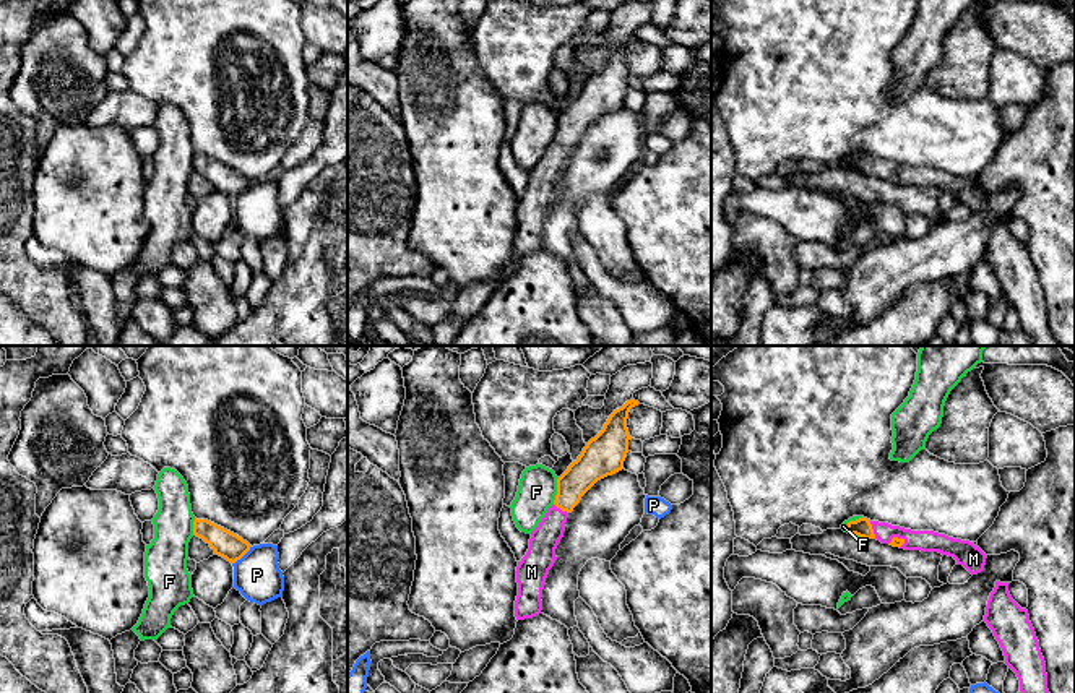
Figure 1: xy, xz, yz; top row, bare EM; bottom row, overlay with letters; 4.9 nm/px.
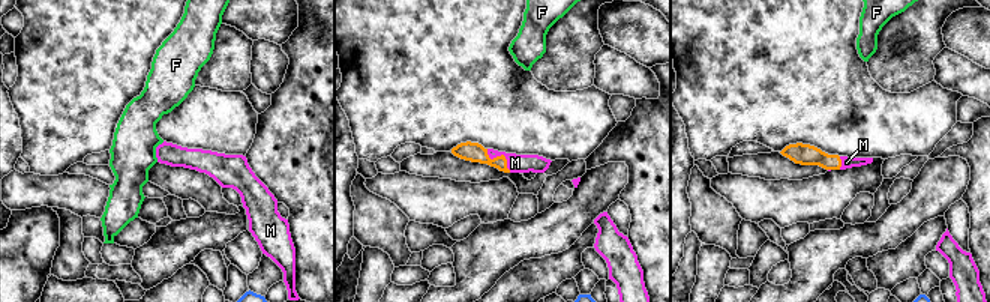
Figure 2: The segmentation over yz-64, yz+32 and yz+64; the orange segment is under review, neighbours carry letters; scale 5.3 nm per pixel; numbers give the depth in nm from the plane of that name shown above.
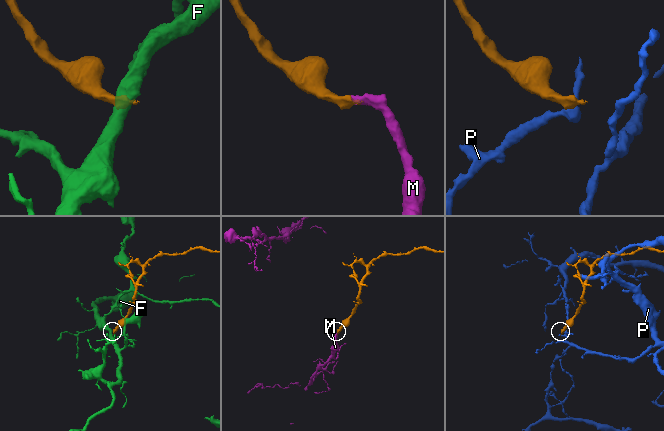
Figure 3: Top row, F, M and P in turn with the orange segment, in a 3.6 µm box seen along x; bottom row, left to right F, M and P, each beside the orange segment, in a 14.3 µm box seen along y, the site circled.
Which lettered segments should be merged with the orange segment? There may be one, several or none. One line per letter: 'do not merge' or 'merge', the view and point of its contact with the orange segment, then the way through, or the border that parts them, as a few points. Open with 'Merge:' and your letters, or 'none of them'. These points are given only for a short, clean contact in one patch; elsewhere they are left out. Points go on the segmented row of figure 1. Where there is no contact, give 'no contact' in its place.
Merge: M
F: do not merge | xz (557, 490) | along xz (559, 477), (552, 503)
M: merge | yz (872, 529) | across yz (863, 528), (872, 529), (921, 541)
P: do not merge | xy (242, 555) | along xy (250, 546), (233, 563)

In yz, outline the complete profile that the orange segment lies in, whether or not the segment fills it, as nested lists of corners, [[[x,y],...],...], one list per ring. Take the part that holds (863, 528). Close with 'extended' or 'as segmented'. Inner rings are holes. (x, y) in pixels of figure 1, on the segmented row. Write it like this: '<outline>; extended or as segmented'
[[[864,516],[849,521],[844,531],[851,536],[877,539],[882,544],[904,550],[939,552],[953,557],[956,563],[963,565],[971,575],[981,573],[987,558],[987,555],[969,540],[953,539],[934,531],[911,531],[888,523],[870,521]]]; extended

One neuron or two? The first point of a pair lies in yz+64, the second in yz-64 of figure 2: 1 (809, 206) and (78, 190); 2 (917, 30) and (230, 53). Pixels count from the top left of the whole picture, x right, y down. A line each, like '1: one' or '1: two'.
1: one
2: one

